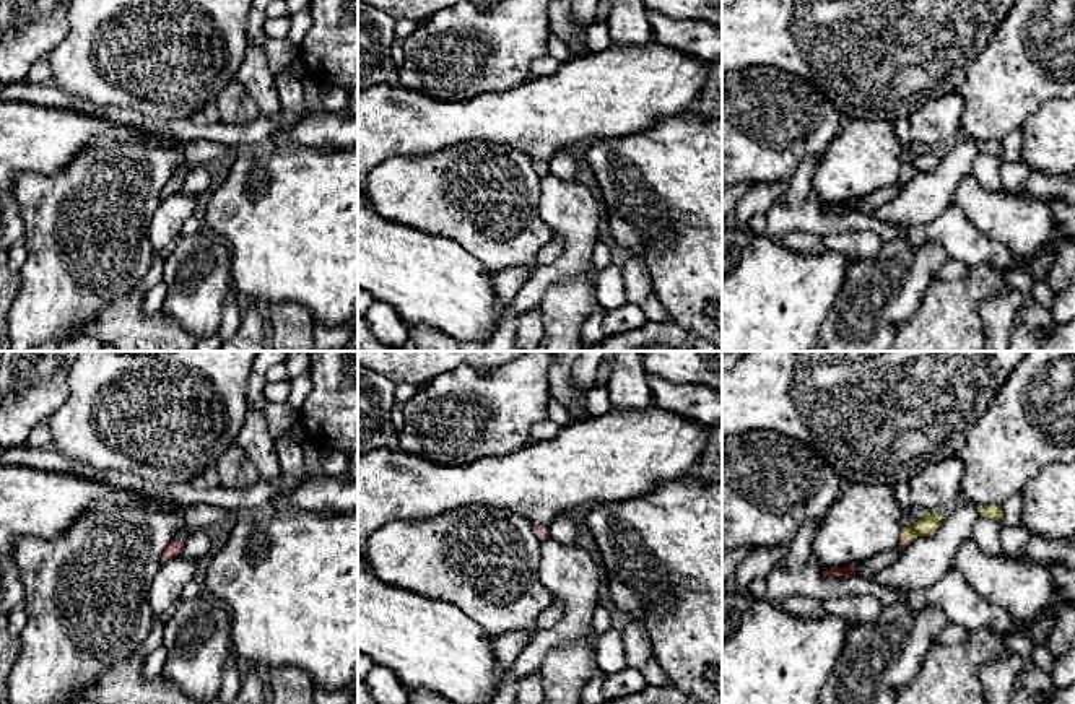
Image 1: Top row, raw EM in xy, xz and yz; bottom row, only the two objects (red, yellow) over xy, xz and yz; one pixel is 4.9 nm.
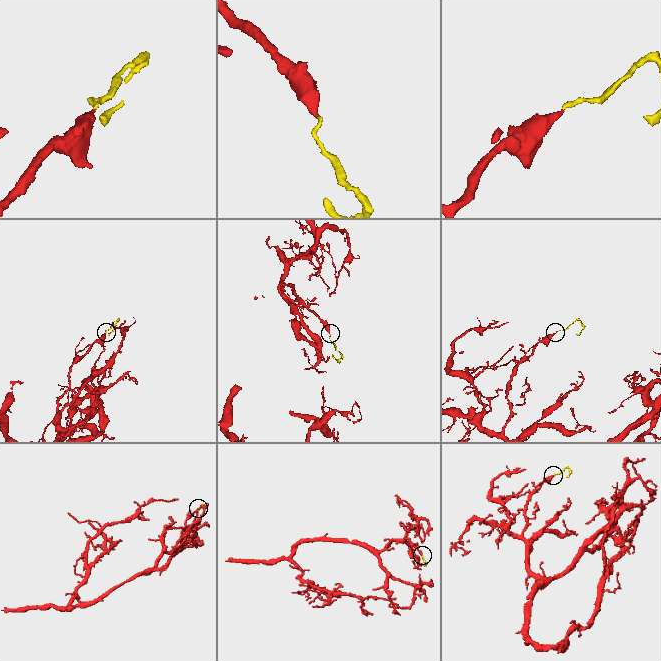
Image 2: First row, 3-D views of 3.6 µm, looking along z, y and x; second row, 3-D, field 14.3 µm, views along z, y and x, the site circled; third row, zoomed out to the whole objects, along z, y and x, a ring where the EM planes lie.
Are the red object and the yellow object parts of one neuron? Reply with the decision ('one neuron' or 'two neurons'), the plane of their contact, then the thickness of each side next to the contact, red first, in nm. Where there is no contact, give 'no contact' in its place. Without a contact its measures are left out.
one neuron | yz | 50/100 nm

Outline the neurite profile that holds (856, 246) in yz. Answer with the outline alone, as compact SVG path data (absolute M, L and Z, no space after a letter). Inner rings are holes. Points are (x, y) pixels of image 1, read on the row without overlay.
M839 231L828 232L821 237L826 249L844 254L851 265L860 260L873 260L883 244L883 241L870 231Z

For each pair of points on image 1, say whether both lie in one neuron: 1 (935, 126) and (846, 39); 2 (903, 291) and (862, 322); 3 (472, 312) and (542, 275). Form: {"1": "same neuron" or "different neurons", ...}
{"1": "different neurons", "2": "same neuron", "3": "different neurons"}

